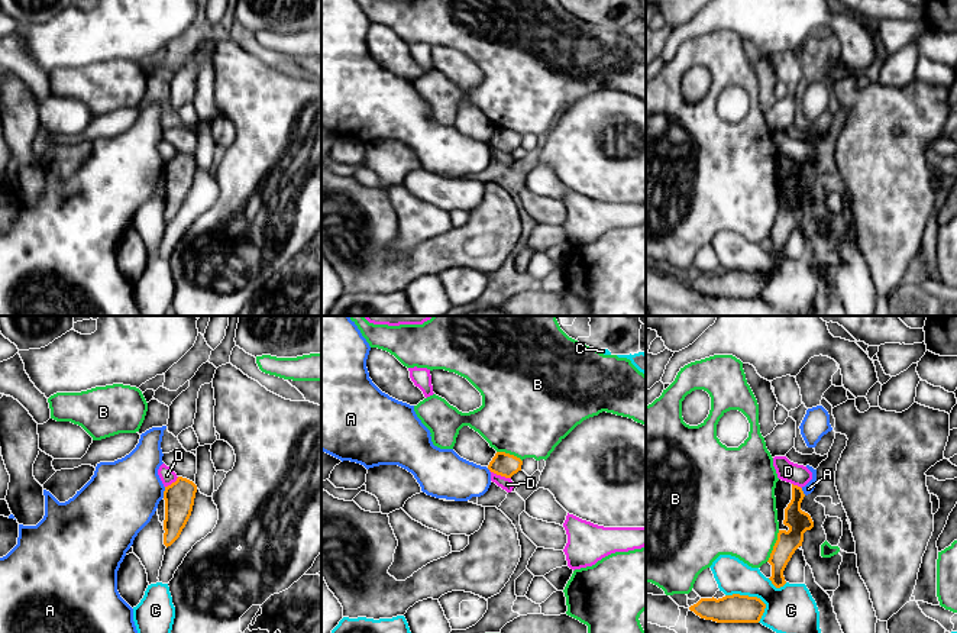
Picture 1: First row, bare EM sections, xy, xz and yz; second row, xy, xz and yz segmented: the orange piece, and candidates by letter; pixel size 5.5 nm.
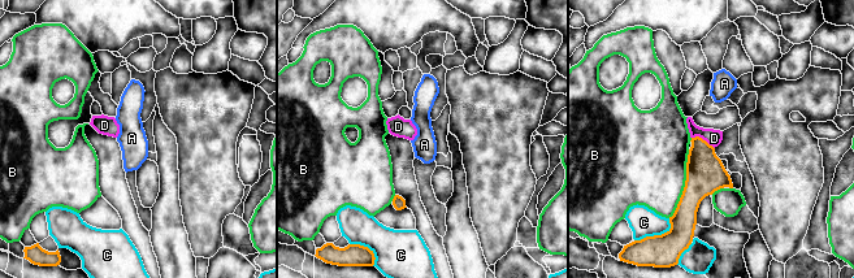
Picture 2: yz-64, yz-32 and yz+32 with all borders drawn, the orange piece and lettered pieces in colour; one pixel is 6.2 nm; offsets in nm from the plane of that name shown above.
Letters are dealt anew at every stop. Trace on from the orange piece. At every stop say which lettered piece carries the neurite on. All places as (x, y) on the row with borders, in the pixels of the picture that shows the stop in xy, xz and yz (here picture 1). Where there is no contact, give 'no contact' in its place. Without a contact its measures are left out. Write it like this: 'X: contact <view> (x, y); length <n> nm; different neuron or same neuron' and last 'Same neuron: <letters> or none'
A: contact xy (164, 493); length 70 nm; different neuron
B: contact yz (773, 546); length 190 nm; different neuron
C: contact yz (753, 597); length 240 nm; different neuron
D: contact xz (500, 474); length 130 nm; different neuron
Same neuron: none

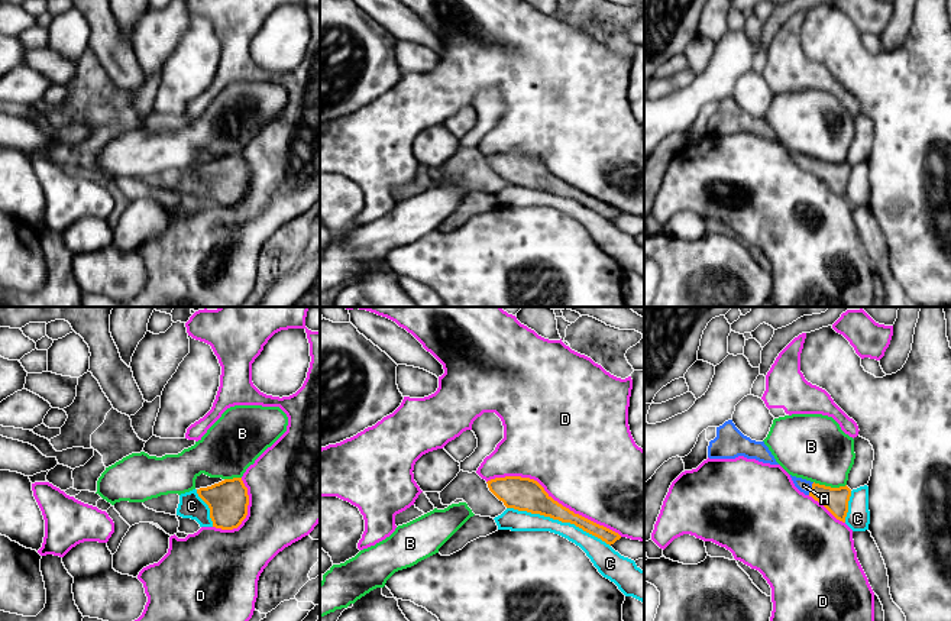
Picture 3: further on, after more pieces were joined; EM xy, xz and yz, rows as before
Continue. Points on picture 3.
A: contact yz (811, 488); length 80 nm; same neuron
B: contact yz (830, 487); length 190 nm; different neuron
C: contact xz (559, 520); length 600 nm; different neuron
D: contact xz (553, 500); length 800 nm; different neuron
Same neuron: A

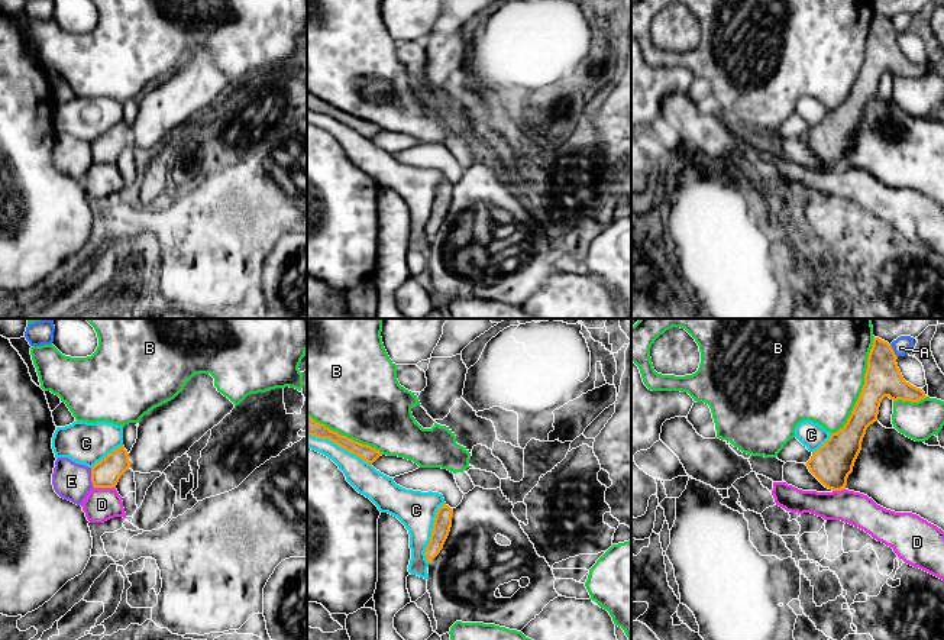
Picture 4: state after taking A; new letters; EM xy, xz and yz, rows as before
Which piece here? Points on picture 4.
A: contact yz (892, 351); length 80 nm; different neuron
B: contact yz (862, 388); length 600 nm; different neuron
C: contact xz (339, 445); length 400 nm; different neuron
D: contact xy (104, 487); length 120 nm; different neuron
E: contact xy (91, 478); length 110 nm; different neuron
Same neuron: none

